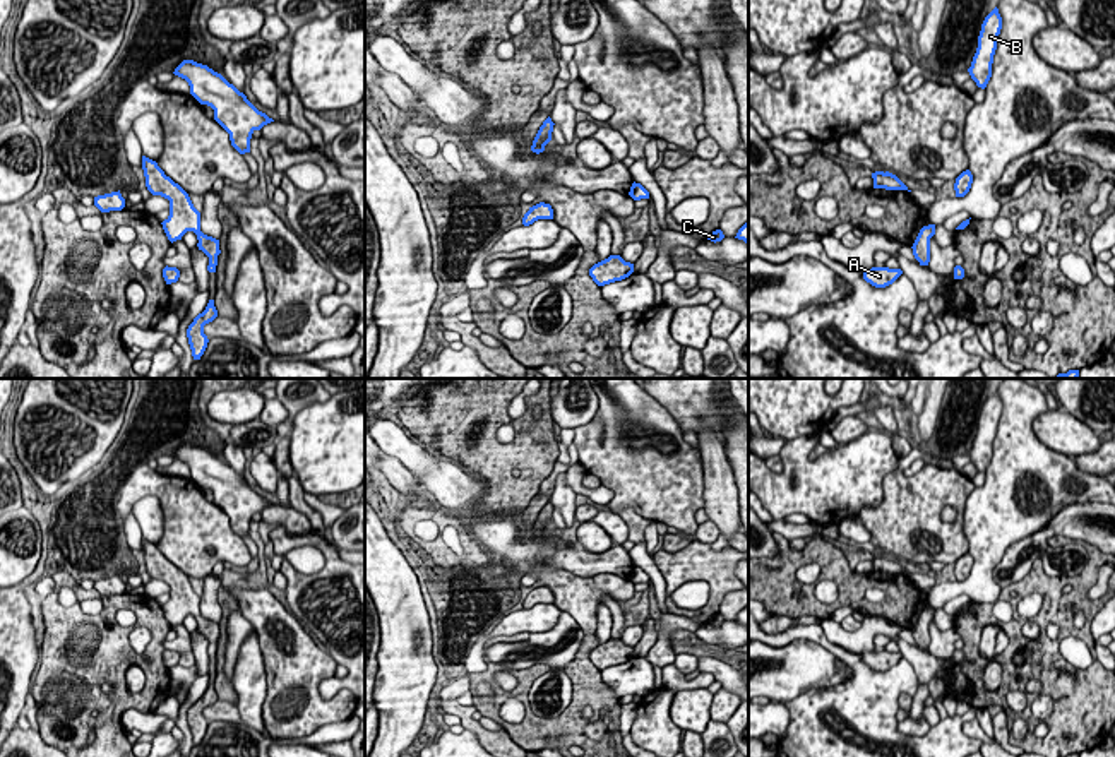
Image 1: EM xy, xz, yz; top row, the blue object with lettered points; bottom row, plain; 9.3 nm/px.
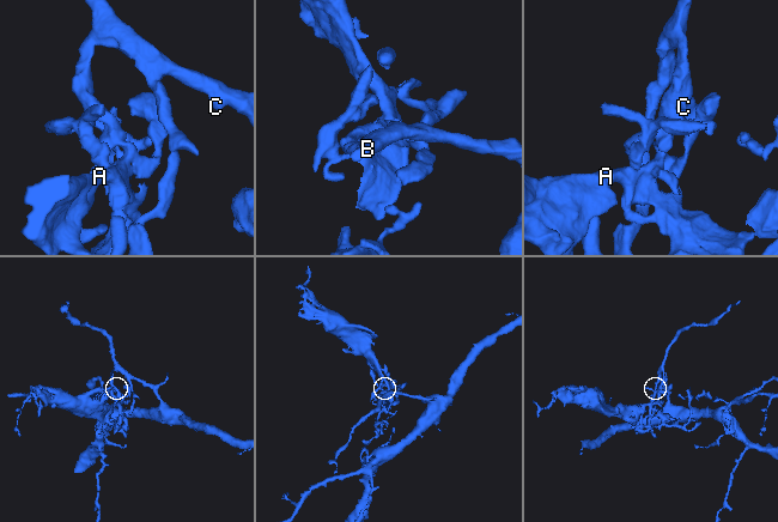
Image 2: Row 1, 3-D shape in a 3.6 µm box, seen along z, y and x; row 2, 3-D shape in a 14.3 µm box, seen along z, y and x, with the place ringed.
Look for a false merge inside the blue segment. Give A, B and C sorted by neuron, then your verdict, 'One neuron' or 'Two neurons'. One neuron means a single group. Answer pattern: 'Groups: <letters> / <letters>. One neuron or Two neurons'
Groups: A / B C. Two neurons

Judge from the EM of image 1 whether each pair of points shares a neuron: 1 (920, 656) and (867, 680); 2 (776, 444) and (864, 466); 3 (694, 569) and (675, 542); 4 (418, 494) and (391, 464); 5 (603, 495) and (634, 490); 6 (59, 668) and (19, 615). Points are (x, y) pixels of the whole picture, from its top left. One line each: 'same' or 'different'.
1: different
2: different
3: different
4: same
5: different
6: different

